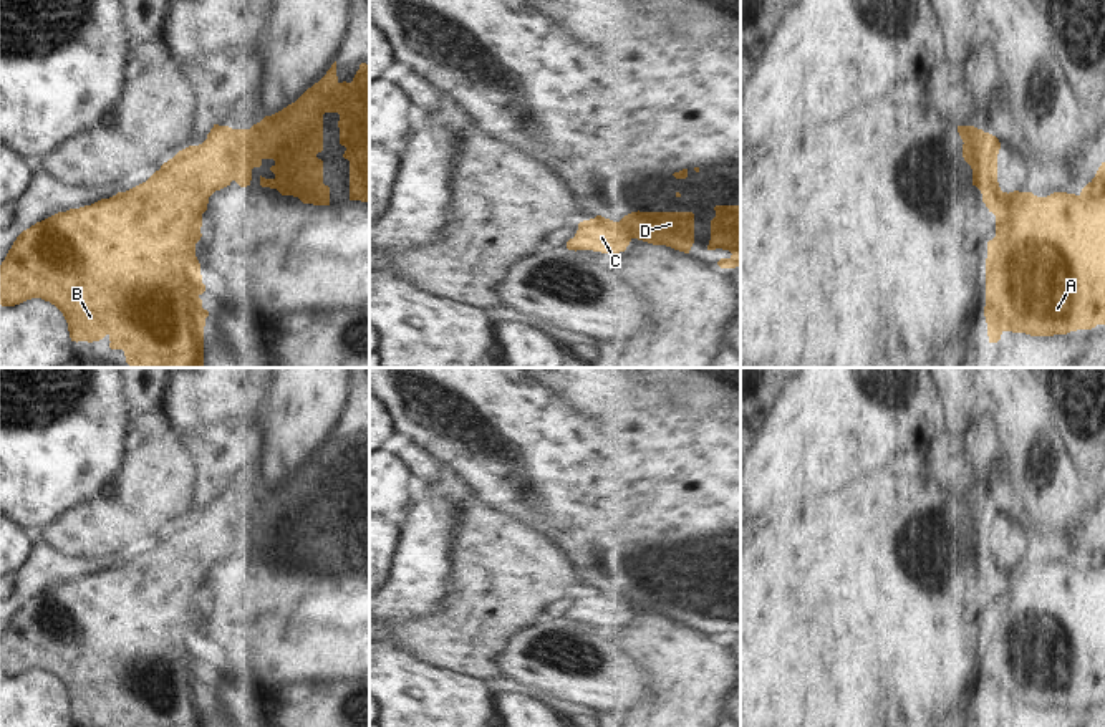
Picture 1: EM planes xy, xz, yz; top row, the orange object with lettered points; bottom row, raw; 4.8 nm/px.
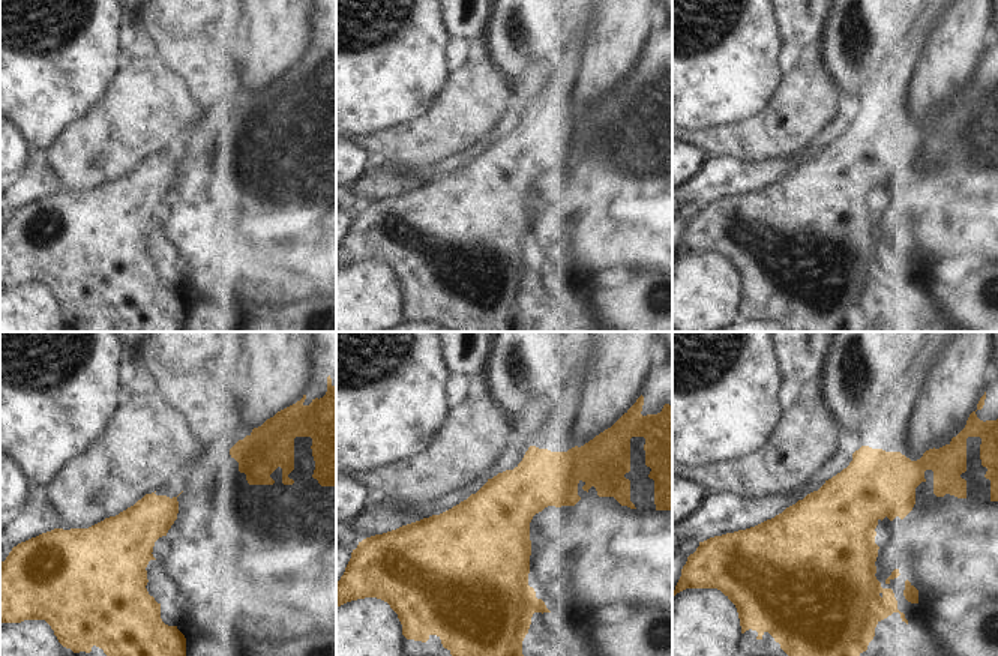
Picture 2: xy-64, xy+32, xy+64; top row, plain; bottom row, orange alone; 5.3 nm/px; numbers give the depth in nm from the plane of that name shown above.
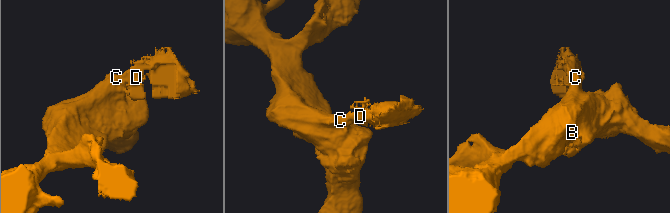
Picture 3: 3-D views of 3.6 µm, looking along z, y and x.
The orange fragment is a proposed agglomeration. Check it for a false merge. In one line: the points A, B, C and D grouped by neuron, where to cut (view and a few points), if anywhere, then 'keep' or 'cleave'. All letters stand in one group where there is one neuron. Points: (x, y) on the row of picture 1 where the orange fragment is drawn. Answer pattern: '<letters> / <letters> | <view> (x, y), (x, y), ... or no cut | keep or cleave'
A B C / D | xy (247, 129), (255, 139), (262, 158) | cleave

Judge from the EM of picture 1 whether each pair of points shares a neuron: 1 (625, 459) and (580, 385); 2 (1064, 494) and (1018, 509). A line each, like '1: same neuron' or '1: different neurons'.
1: different neurons
2: same neuron

